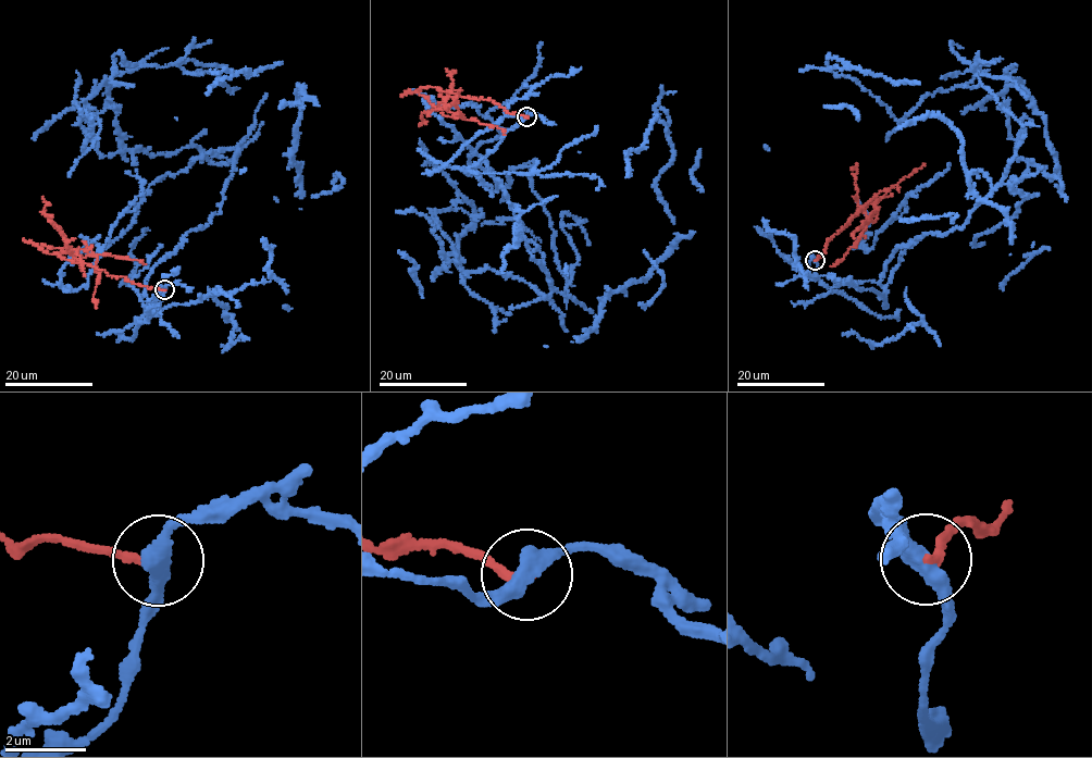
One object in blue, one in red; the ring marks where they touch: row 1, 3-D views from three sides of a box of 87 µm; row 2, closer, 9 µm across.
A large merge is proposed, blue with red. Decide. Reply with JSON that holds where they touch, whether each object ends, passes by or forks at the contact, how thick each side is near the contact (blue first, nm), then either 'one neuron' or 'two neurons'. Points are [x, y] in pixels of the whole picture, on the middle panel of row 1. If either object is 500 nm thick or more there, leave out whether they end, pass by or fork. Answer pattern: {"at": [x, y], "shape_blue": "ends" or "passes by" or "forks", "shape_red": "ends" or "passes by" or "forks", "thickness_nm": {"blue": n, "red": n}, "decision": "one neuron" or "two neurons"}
{"at": [526, 116], "shape_blue": "passes by", "shape_red": "ends", "thickness_nm": {"blue": 400, "red": 220}, "decision": "two neurons"}

